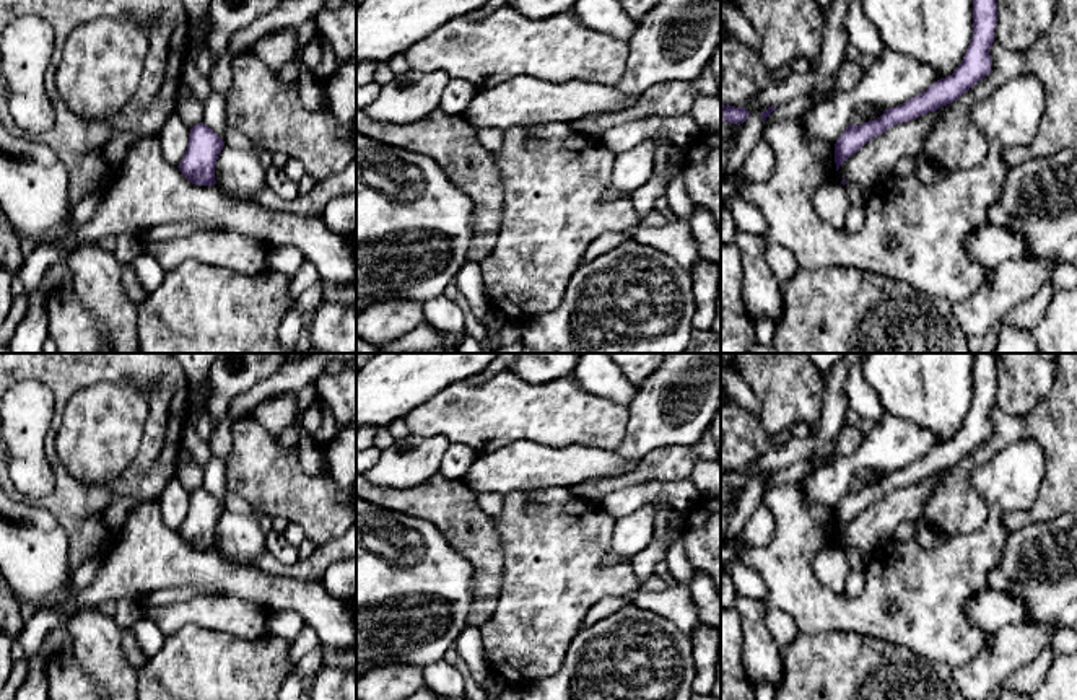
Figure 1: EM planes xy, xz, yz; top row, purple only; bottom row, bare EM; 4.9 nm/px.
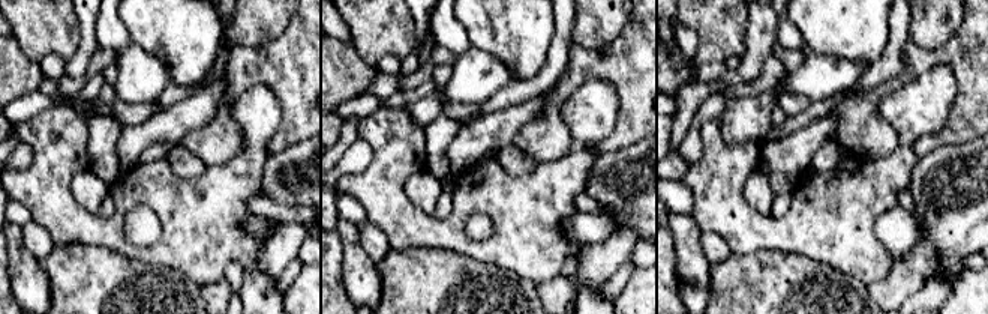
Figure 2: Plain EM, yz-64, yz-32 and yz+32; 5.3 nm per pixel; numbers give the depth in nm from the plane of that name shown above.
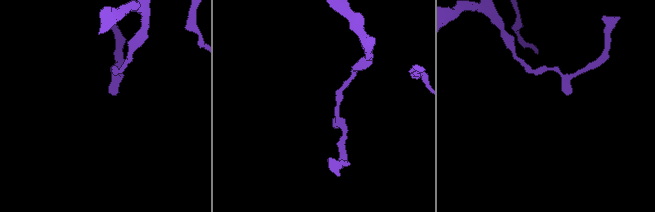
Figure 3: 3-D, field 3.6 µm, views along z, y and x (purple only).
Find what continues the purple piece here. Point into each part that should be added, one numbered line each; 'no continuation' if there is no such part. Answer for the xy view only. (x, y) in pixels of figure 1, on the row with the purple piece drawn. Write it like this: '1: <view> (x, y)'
no continuation

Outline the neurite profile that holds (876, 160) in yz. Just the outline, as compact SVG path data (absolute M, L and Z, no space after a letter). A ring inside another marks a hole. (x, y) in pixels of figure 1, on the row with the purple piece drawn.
M934 111L890 127L848 158L835 177L839 182L843 179L857 182L866 192L870 192L893 174L893 168L901 158L916 158L924 153L924 142L937 117Z

